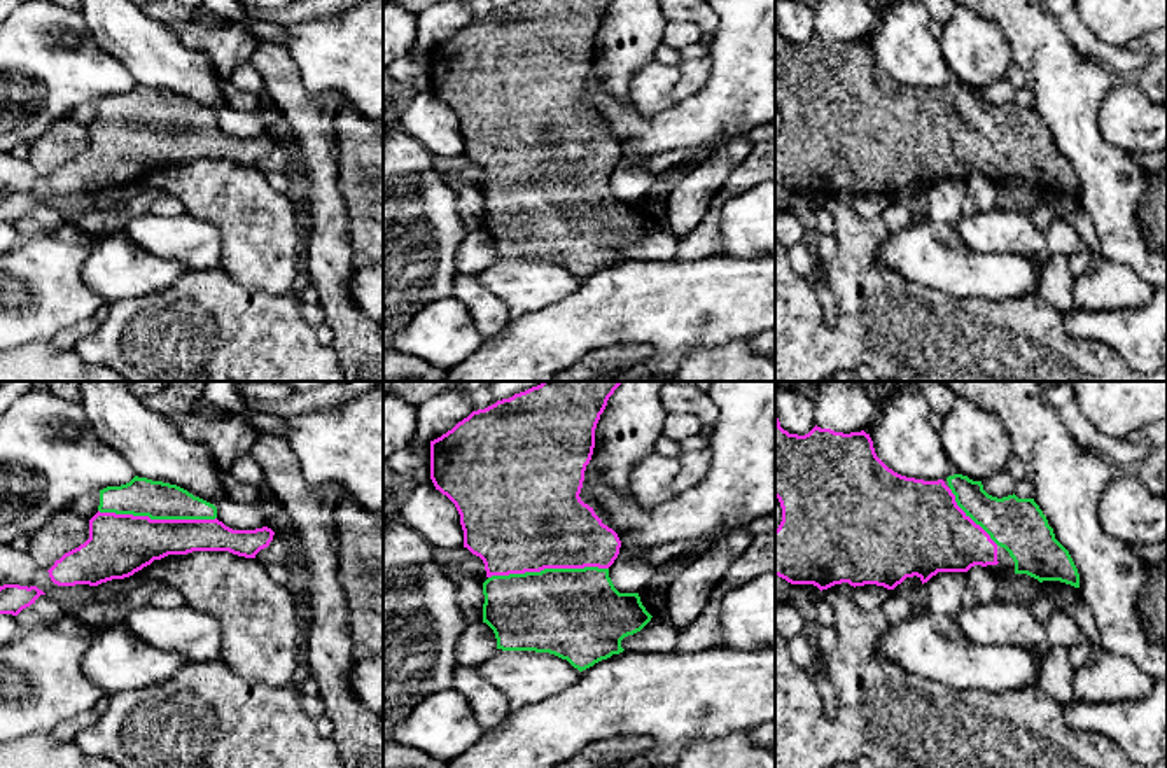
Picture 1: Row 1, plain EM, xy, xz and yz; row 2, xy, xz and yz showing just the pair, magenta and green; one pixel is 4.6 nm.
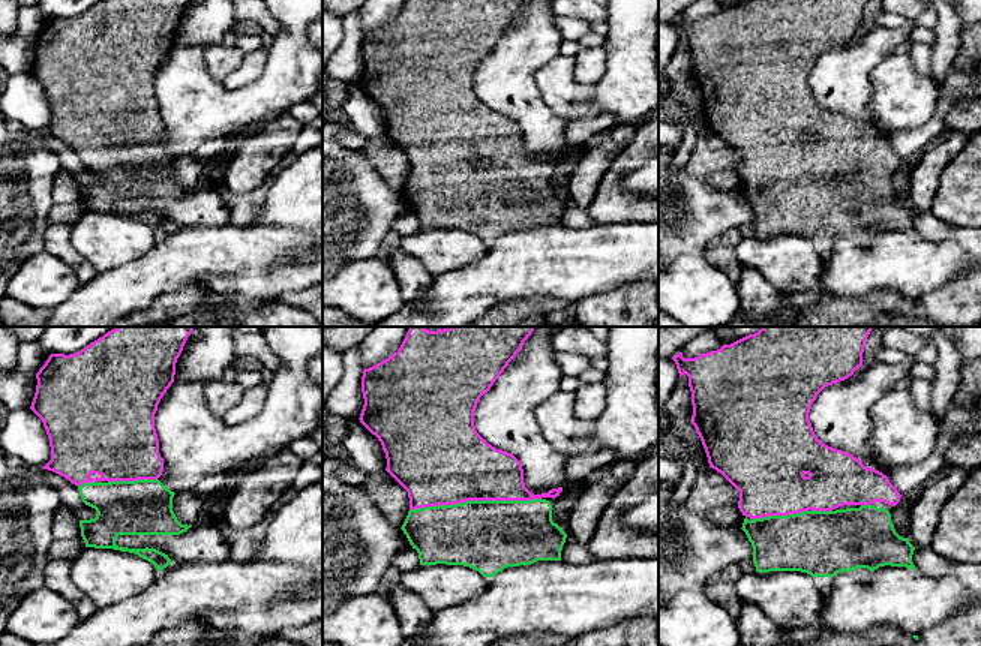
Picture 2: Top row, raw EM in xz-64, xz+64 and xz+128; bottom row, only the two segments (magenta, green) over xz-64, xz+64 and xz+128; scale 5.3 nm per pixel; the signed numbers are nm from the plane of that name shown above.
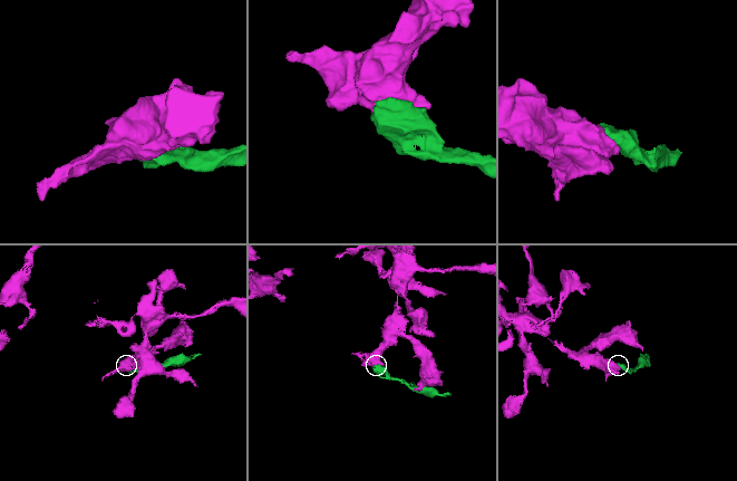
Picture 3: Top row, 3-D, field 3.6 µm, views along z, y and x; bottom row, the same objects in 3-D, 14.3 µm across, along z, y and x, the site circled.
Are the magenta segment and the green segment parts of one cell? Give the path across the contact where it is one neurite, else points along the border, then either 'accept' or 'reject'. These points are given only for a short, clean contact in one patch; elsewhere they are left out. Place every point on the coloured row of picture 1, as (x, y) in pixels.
accept

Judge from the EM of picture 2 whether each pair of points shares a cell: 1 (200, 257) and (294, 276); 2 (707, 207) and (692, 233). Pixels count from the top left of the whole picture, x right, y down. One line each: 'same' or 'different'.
1: same
2: same

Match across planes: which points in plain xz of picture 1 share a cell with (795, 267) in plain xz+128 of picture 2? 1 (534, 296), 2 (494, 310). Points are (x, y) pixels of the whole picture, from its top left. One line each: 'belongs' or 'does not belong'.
1: belongs
2: does not belong

